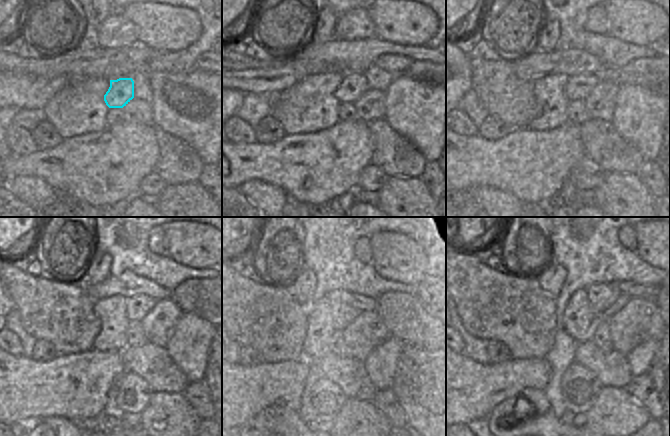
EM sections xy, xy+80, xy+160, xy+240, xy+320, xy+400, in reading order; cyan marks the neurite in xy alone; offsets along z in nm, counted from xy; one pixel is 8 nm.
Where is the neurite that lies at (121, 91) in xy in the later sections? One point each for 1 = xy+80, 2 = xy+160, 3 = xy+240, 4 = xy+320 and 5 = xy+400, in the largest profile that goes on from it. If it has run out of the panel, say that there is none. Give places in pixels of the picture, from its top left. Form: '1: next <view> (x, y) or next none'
1: next xy+80 (353, 86)
2: next xy+160 (577, 87)
3: next xy+240 (137, 307)
4: next xy+320 (368, 304)
5: next xy+400 (607, 299)

